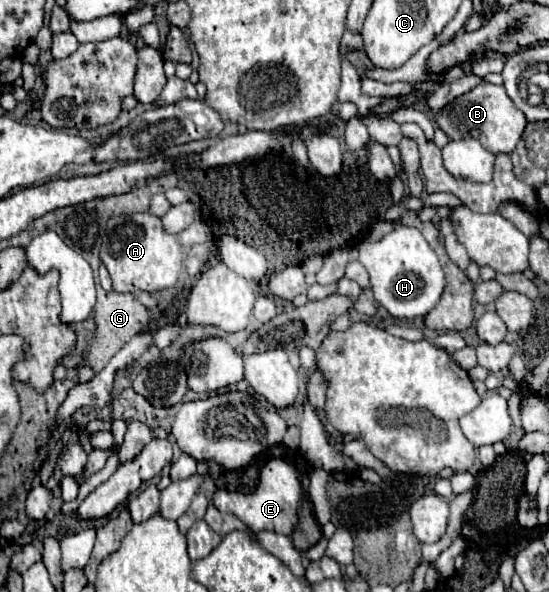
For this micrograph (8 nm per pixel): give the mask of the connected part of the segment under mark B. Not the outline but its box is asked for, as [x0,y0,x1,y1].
[435,83,527,153]

